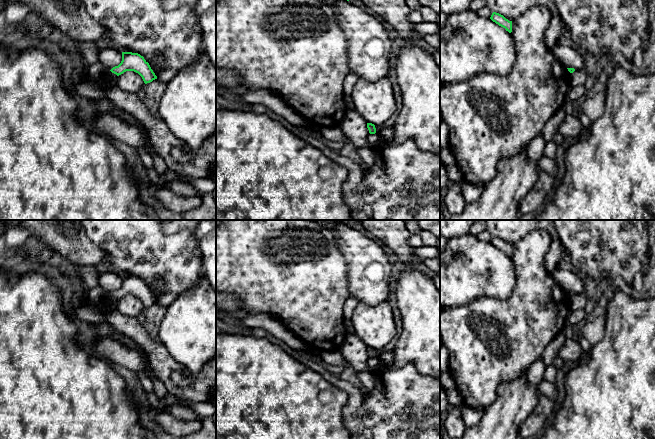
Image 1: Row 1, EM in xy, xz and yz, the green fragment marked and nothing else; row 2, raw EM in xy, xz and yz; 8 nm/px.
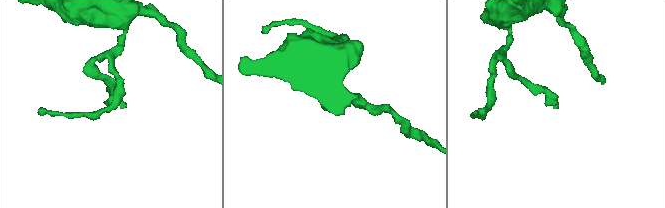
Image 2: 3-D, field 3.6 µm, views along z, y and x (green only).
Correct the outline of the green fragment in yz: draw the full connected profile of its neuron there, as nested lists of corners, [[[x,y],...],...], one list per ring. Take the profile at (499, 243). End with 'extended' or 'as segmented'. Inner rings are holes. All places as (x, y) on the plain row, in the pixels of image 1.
[[[493,236],[490,243],[499,250],[505,252],[509,257],[512,256],[512,245],[509,245],[503,239]]] | as segmented

